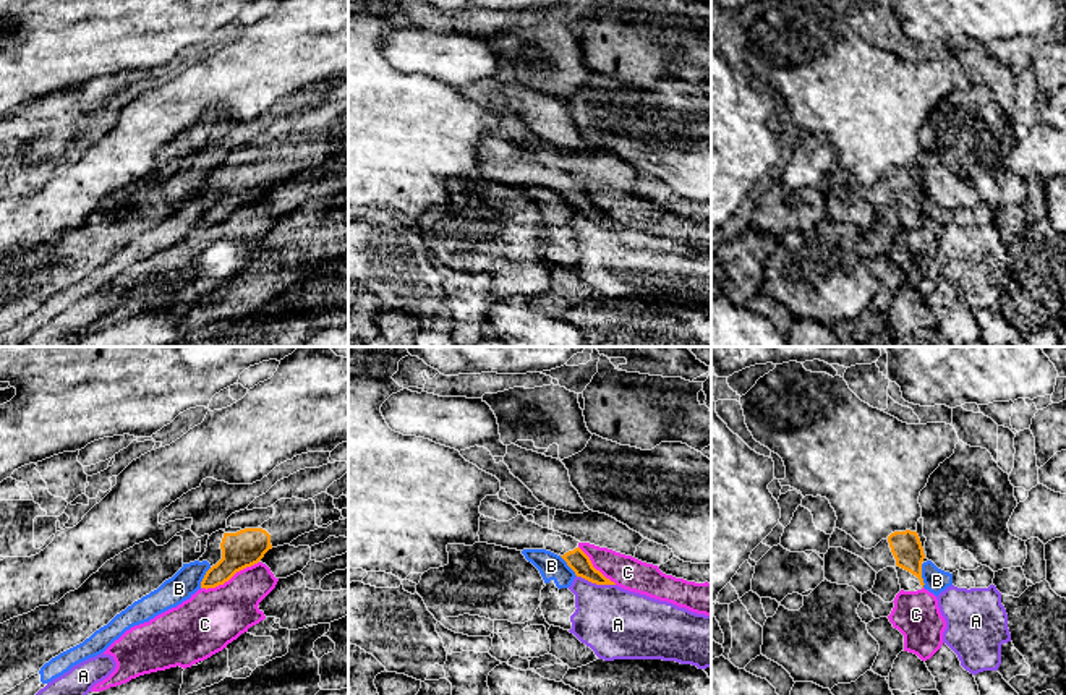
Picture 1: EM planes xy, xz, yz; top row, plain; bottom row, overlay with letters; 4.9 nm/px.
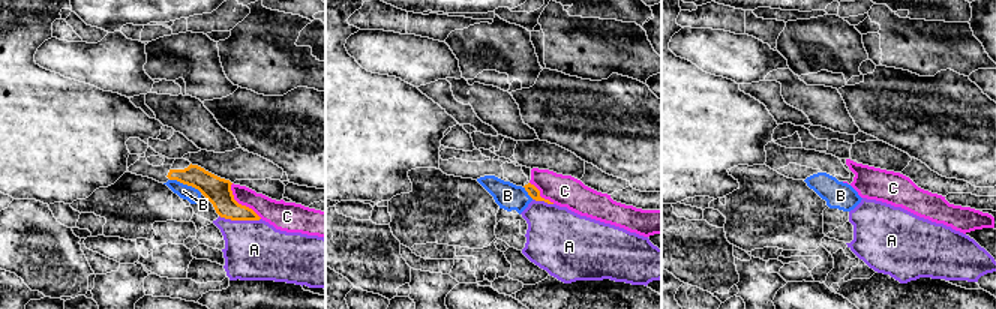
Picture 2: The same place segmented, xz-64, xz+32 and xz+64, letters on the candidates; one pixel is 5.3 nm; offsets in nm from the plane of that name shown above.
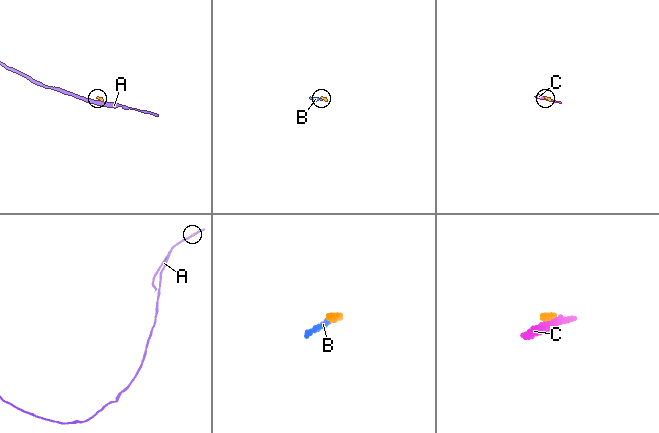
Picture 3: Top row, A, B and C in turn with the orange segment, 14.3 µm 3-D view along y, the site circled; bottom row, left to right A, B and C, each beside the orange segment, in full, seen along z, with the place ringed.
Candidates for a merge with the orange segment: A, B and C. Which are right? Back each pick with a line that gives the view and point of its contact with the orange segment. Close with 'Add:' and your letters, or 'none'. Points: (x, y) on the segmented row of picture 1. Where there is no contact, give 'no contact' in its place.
Add: none

